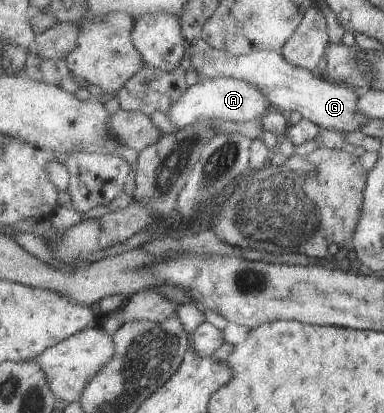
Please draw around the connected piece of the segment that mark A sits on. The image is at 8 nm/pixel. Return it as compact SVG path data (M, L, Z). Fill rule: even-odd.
M235 78L208 79L191 86L183 98L167 112L169 122L179 129L187 129L203 120L223 120L232 122L260 122L273 106L269 98L253 84Z

